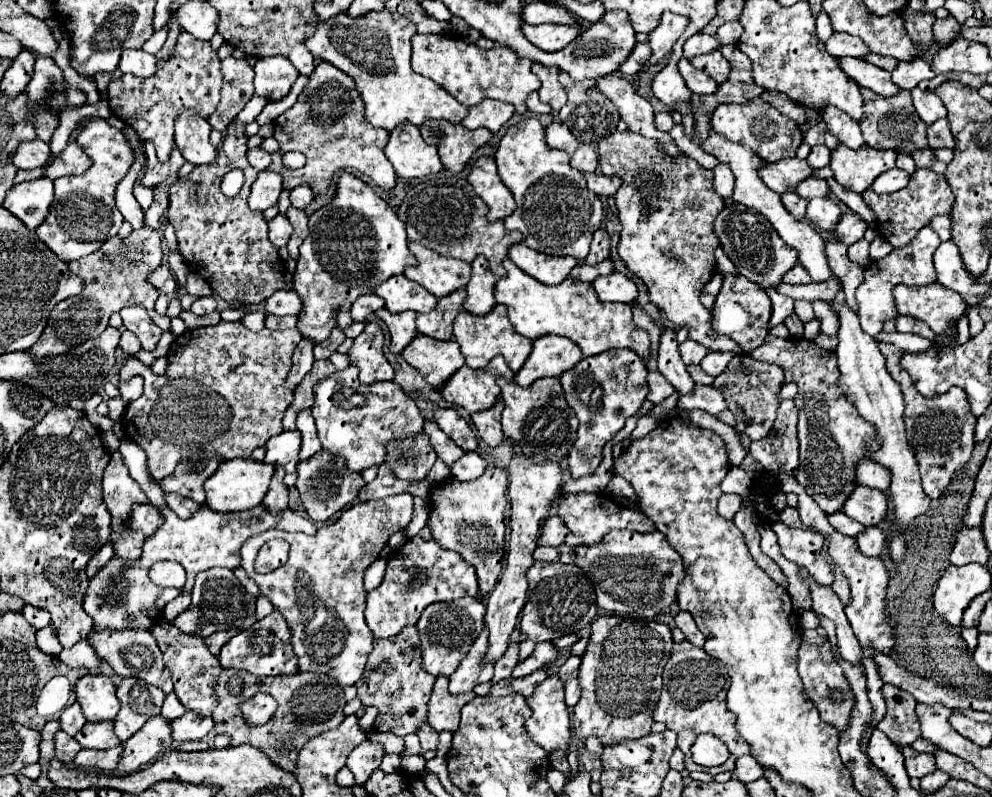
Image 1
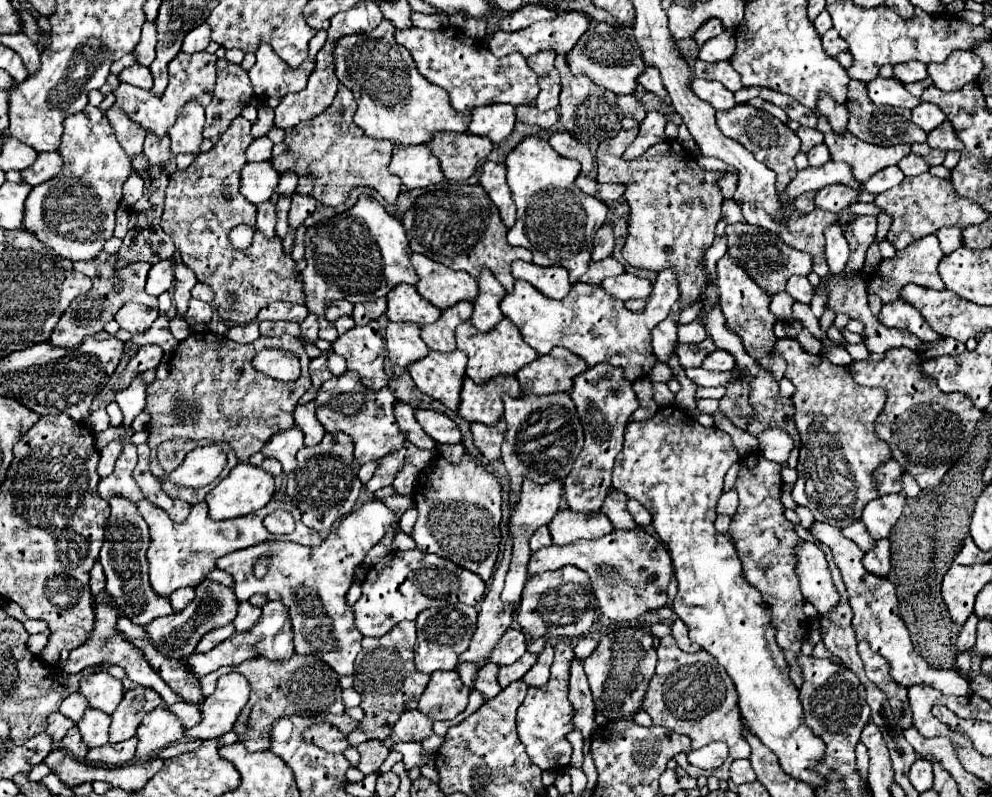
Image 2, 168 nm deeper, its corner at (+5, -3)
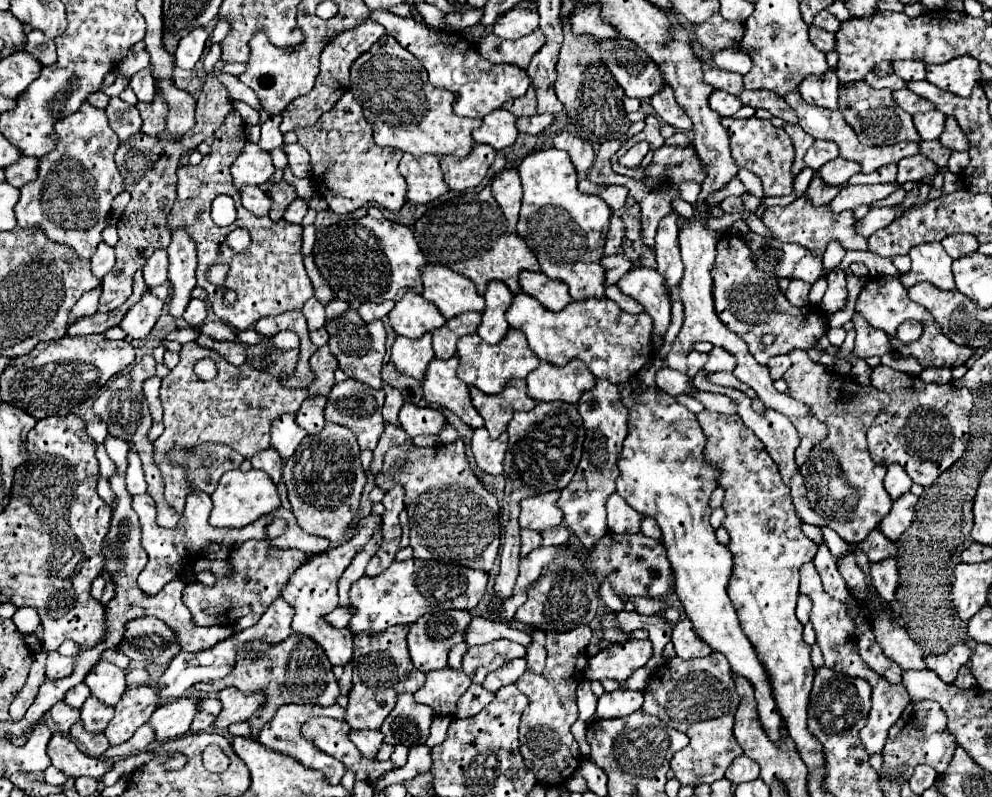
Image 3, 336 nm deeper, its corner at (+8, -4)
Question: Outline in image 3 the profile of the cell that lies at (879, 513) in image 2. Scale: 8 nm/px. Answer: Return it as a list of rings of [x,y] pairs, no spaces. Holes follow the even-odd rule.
[[[907,492],[903,494],[899,500],[893,502],[891,512],[881,520],[881,532],[889,538],[889,540],[899,540],[901,534],[911,526],[911,522],[915,520],[913,516],[913,508],[917,504],[919,496]]]

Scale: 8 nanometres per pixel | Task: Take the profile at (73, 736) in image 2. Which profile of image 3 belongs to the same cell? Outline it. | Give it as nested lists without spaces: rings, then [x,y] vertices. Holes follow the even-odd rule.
[[[77,722],[71,726],[69,736],[89,754],[95,758],[101,758],[105,754],[105,750],[109,748],[109,740],[105,738],[105,734],[91,734],[87,730],[83,730],[83,722]]]

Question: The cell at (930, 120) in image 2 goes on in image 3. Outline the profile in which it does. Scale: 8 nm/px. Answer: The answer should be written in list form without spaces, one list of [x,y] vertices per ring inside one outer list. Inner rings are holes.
[[[939,110],[915,114],[913,122],[915,122],[915,128],[917,128],[921,140],[937,140],[945,128],[945,114]]]

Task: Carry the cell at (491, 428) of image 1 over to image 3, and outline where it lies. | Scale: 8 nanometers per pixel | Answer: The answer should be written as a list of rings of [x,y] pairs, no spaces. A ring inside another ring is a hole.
[[[477,428],[471,440],[471,450],[477,466],[487,474],[503,474],[503,456],[507,450],[507,434],[497,440],[489,438],[485,428]]]

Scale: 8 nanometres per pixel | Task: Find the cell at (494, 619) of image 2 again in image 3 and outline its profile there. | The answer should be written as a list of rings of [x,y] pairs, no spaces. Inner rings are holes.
[[[541,402],[531,412],[515,412],[513,420],[509,422],[509,448],[505,454],[505,496],[501,502],[501,516],[503,516],[503,548],[499,558],[499,572],[495,576],[495,592],[499,600],[505,600],[513,594],[517,566],[519,566],[519,502],[523,498],[545,494],[553,490],[563,490],[581,460],[581,446],[585,440],[585,428],[577,406],[565,402]]]

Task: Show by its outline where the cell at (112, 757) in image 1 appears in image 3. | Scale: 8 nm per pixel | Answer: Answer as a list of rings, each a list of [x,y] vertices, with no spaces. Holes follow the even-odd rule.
[[[143,724],[129,742],[123,742],[119,746],[111,746],[107,752],[105,752],[105,758],[107,760],[121,760],[121,758],[127,758],[131,754],[137,754],[137,752],[143,752],[147,750],[149,744],[155,742],[155,730],[151,730],[151,724]]]

